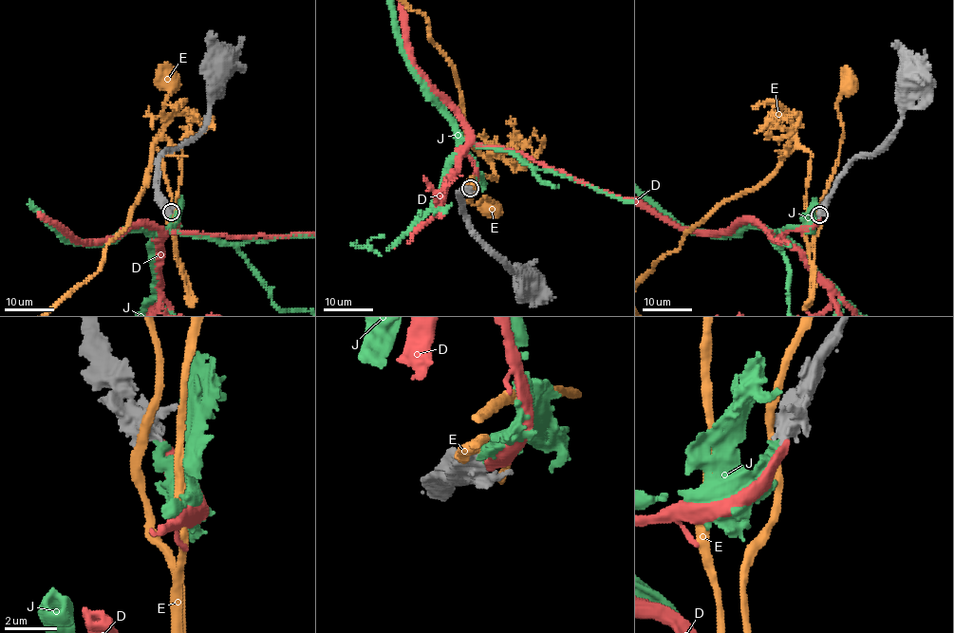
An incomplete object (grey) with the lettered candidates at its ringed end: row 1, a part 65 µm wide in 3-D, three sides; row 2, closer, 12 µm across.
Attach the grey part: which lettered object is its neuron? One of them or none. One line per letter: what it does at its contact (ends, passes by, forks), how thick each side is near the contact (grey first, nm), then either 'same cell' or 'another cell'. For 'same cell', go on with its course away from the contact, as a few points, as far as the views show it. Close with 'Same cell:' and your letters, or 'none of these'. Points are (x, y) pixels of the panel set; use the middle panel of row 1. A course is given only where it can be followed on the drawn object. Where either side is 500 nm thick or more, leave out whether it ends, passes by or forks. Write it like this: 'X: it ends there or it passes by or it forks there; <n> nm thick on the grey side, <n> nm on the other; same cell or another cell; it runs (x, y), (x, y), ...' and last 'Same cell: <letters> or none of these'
D: 550 nm thick on the grey side, 400 nm on the other; another cell
E: 800 nm thick on the grey side, 300 nm on the other; another cell
J: 650 nm thick on the grey side, 340 nm on the other; same cell
Same cell: J

